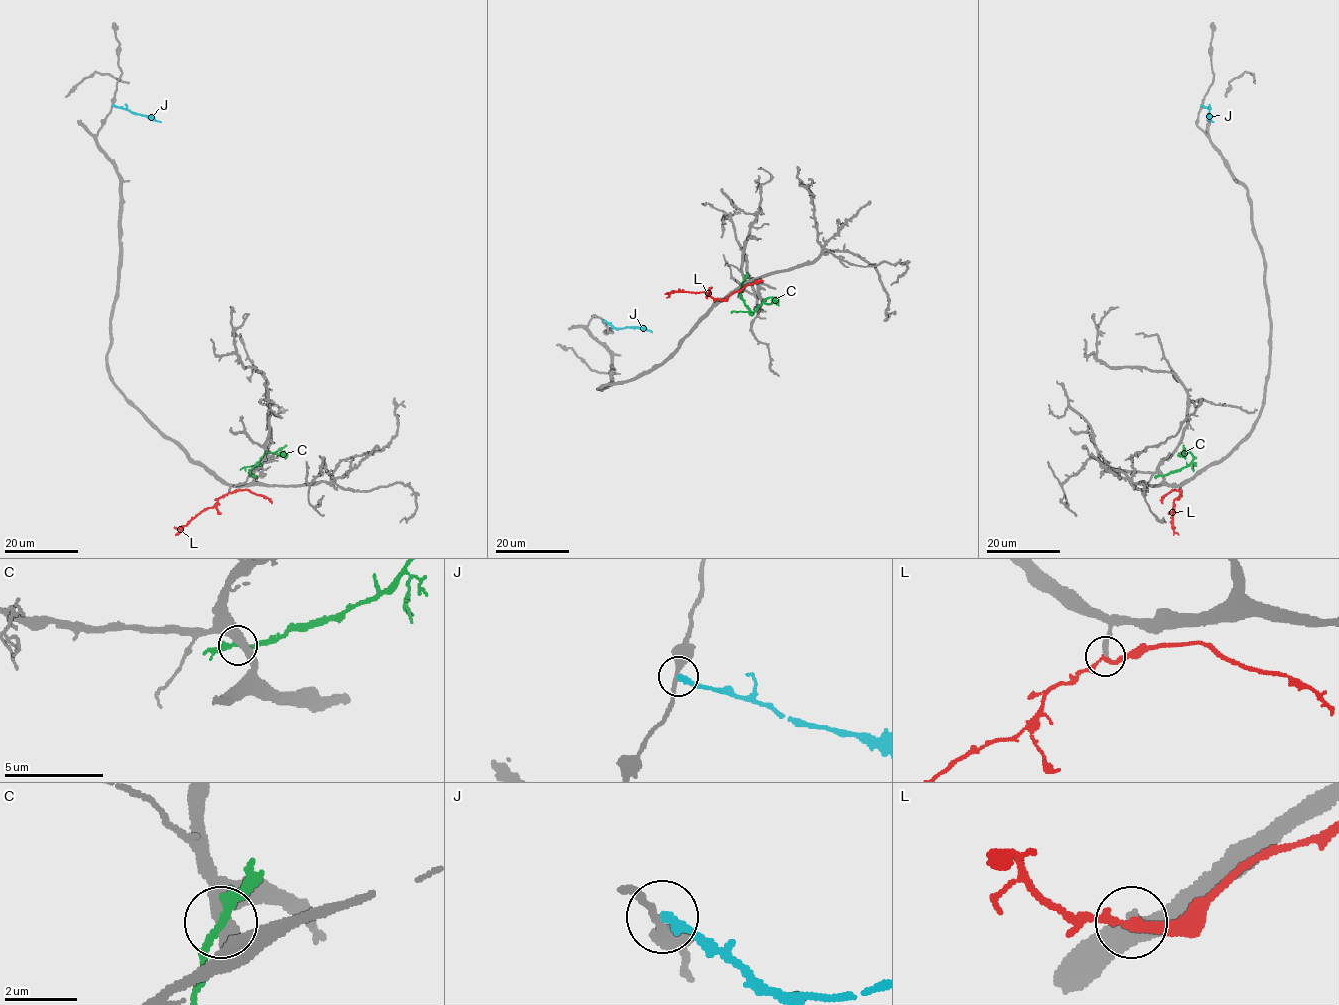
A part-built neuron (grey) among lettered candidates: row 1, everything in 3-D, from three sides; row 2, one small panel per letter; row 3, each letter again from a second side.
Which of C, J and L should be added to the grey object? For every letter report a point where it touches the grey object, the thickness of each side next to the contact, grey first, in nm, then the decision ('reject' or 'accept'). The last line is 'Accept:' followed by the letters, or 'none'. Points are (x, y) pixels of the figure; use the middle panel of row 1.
C: (744, 280) | 460/240 nm | reject
J: (603, 320) | 220/260 nm | reject
L: (720, 299) | 240/200 nm | accept
Accept: L

